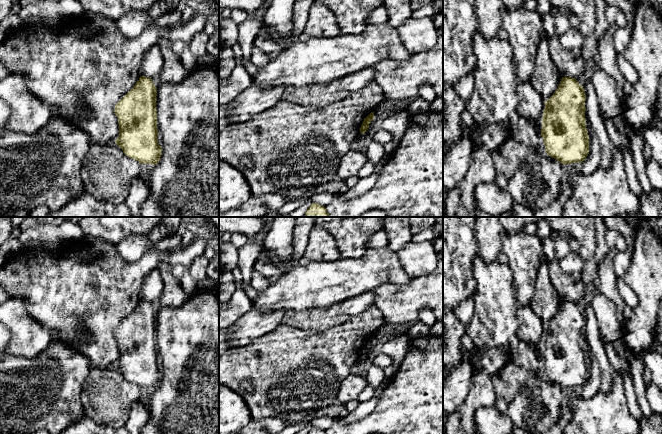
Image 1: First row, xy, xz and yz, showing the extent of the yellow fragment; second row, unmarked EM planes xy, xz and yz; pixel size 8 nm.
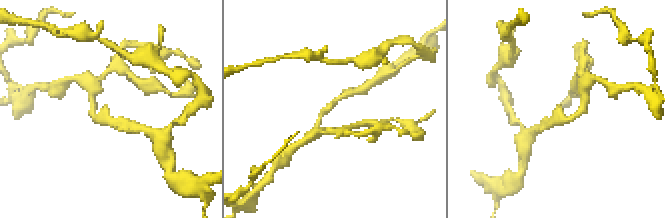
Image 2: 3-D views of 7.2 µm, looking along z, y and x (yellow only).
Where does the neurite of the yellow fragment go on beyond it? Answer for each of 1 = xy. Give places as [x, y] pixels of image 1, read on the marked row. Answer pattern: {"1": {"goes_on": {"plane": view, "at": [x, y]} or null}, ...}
{"1": {"goes_on": null}}

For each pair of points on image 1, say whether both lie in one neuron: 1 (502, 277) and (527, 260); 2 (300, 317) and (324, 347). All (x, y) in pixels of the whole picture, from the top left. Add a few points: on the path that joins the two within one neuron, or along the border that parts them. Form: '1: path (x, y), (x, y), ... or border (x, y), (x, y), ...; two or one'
1: border (507, 264), (512, 274), (512, 286), (515, 294); two
2: border (287, 324), (319, 332), (333, 328); two

